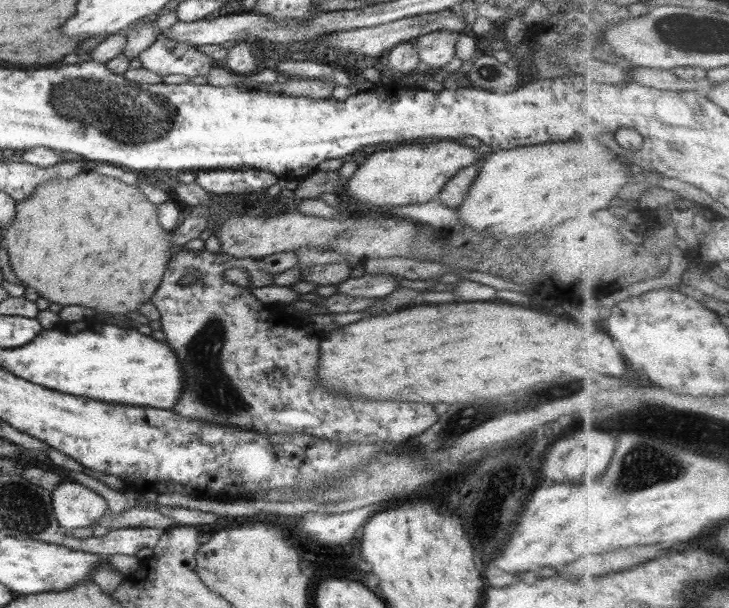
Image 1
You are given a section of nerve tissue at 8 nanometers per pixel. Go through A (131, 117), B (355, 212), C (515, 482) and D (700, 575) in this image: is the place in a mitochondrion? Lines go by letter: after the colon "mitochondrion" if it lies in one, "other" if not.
A: mitochondrion
B: other
C: other
D: other

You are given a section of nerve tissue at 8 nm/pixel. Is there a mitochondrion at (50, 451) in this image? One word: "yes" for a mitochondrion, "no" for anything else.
no

